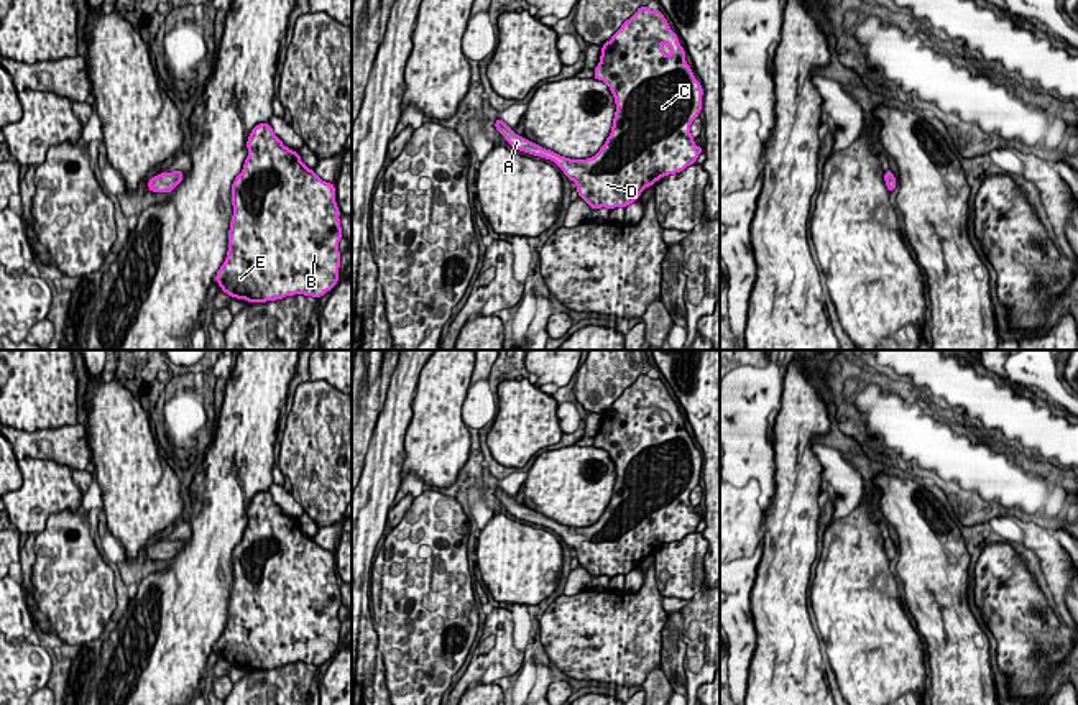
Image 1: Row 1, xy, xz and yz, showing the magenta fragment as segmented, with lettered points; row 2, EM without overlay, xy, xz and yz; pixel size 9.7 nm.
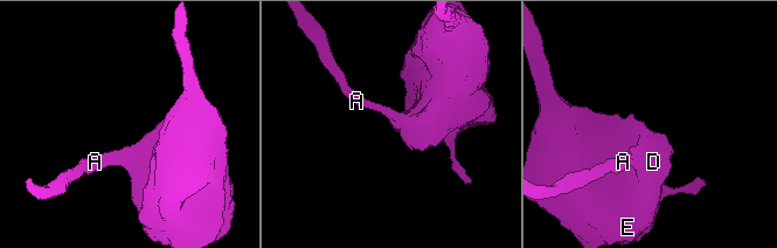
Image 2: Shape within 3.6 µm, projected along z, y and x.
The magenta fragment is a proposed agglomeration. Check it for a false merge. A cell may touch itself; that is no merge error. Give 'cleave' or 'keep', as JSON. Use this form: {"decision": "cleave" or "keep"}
{"decision": "keep"}

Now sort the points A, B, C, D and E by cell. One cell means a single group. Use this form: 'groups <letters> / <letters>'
groups A B C D E

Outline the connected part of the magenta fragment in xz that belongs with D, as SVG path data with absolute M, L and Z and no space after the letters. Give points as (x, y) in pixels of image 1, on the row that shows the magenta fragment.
M639 7L601 46L593 79L608 84L616 112L611 133L600 151L587 159L570 159L518 136L501 118L495 123L508 145L518 151L554 161L577 184L578 196L593 209L628 207L641 192L664 176L695 164L703 148L693 143L690 125L702 110L702 84L685 61L685 51L661 10Z

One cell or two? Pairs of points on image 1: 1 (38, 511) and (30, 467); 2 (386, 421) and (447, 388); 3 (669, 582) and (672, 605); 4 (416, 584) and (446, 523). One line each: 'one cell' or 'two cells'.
1: one cell
2: two cells
3: two cells
4: one cell

